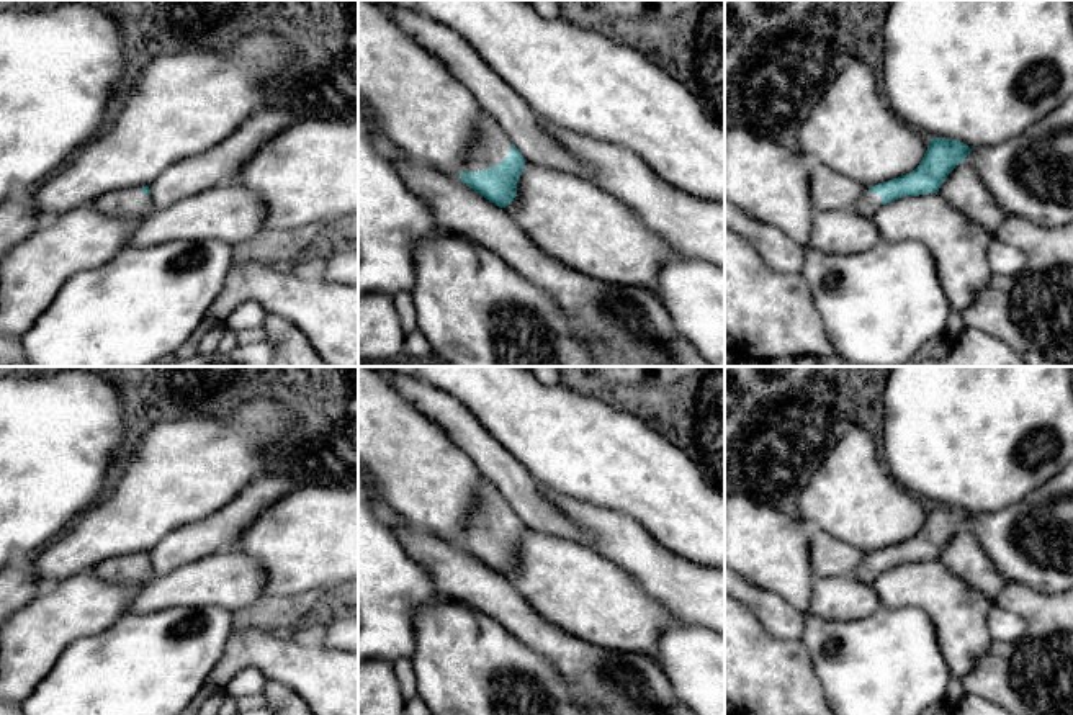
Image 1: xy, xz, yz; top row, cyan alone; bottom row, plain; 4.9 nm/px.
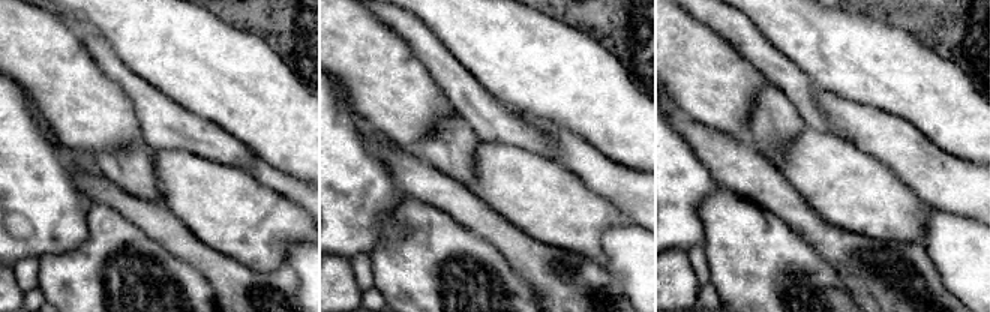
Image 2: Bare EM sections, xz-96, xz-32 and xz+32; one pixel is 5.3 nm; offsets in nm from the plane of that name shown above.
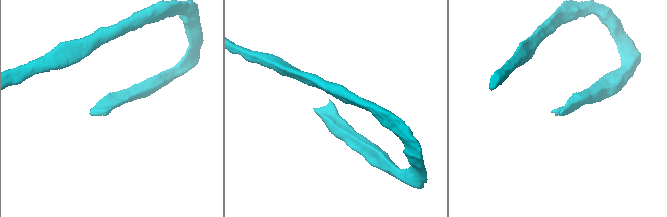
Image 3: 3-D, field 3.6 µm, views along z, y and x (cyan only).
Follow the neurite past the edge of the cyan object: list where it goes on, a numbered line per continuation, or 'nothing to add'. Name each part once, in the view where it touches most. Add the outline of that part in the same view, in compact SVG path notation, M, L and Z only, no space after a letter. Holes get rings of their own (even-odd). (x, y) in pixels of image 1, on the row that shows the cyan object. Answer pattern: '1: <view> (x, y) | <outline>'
1: xz (491, 146) | M484 113L479 133L461 172L479 172L499 165L510 154L512 141L496 119Z

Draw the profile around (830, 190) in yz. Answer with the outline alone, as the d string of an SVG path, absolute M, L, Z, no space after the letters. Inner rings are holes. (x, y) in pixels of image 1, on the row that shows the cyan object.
M819 162L808 164L811 201L816 211L852 209L867 187Z

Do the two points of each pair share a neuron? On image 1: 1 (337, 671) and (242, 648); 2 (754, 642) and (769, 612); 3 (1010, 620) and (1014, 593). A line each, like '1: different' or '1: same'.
1: same
2: different
3: different

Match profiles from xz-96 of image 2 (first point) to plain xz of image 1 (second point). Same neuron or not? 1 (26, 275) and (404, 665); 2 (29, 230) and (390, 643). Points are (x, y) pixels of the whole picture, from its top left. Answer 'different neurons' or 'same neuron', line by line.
1: same neuron
2: same neuron

